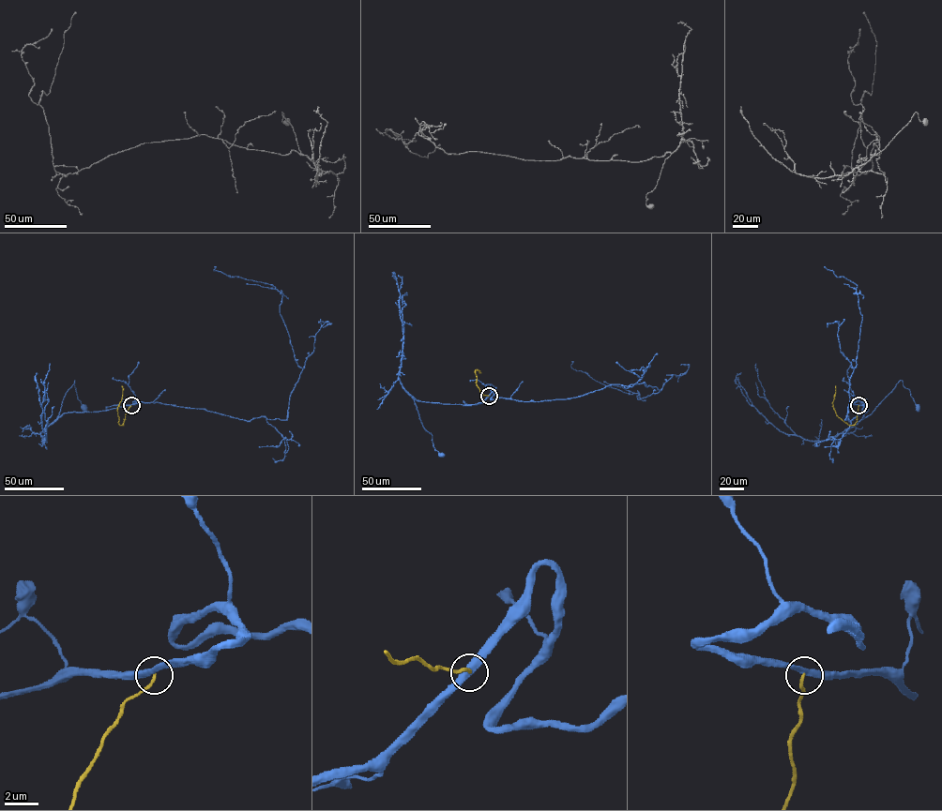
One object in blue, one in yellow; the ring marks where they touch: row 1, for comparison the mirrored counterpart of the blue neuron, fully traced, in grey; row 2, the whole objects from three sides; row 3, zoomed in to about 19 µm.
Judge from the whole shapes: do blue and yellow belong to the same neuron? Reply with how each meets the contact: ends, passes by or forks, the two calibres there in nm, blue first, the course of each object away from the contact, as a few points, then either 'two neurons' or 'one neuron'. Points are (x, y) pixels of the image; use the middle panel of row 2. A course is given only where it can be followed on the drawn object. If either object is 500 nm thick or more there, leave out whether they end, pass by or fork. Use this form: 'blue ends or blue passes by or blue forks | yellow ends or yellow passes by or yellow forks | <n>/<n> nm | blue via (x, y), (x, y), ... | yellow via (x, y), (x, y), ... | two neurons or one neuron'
blue passes by | yellow ends | 360/180 nm | blue via (489, 396), (481, 402), (470, 405), (426, 402), (414, 397), (422, 426), (432, 434), (434, 450), (441, 455) | yellow via (489, 396), (481, 394), (477, 385), (475, 371), (477, 369), (479, 372) | two neurons

